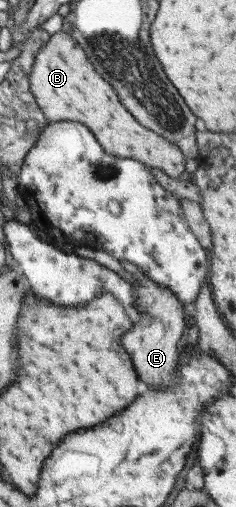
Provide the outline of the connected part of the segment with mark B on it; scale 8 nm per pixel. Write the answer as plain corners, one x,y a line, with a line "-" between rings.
58,30
48,36
47,43
35,54
28,80
35,103
49,122
71,121
83,125
91,131
107,155
139,160
148,168
159,169
172,178
184,177
183,152
167,139
143,128
128,113
114,89
94,71
69,33

